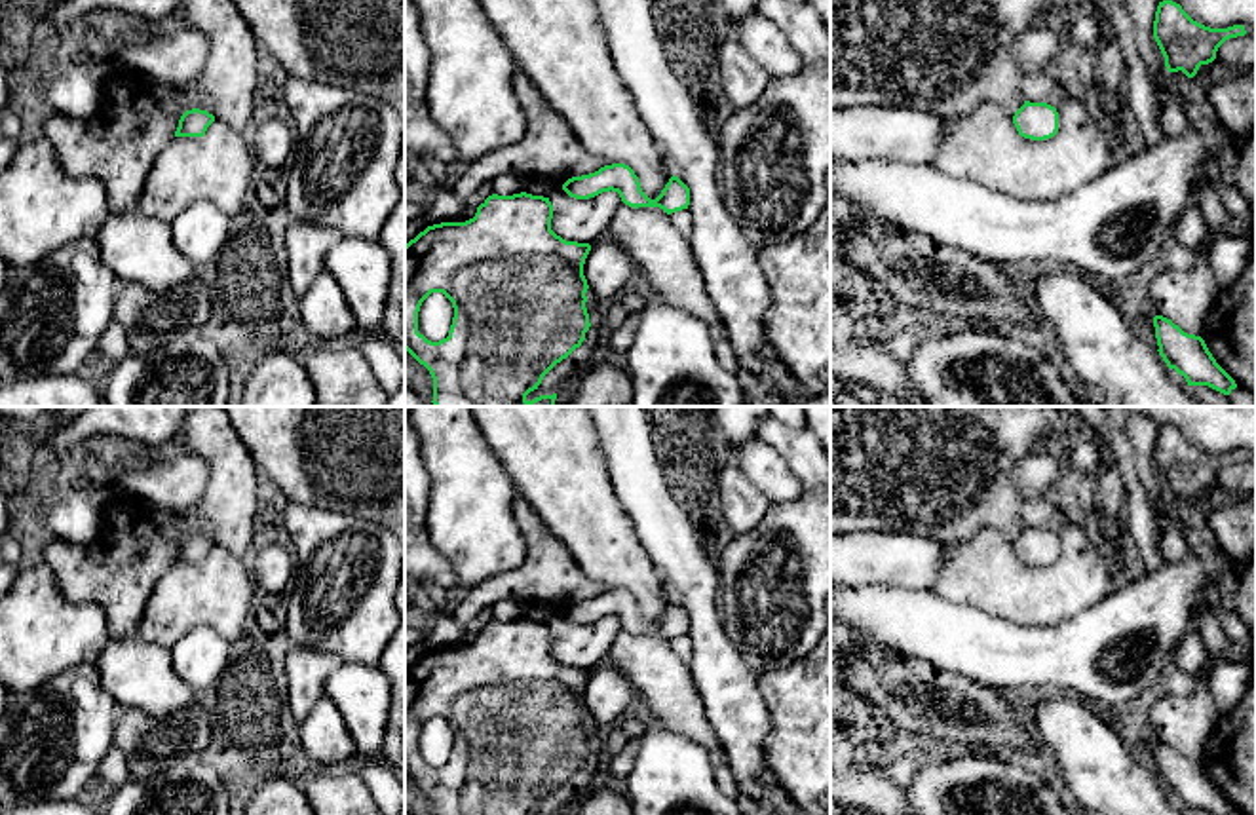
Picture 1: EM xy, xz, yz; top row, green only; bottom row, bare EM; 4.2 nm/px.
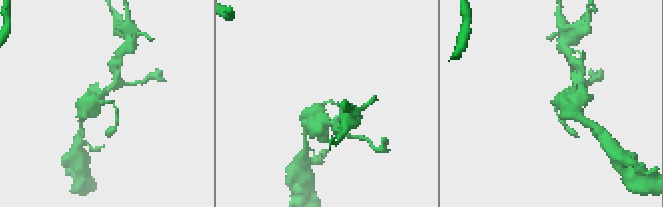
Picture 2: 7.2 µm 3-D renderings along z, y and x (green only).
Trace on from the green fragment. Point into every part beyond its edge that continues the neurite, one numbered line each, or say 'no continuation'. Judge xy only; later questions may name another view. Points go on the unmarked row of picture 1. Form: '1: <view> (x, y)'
no continuation

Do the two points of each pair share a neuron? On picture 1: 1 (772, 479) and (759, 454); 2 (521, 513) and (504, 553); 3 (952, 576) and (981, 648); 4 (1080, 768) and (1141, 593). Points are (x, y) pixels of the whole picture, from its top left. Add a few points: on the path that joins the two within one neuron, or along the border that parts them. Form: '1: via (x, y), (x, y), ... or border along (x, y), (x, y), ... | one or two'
1: via (772, 473), (759, 460) | one
2: border along (515, 494), (512, 515), (525, 557), (506, 568) | two
3: border along (932, 589), (951, 601), (977, 606), (1006, 620) | two
4: border along (1082, 698), (1085, 700) | two

